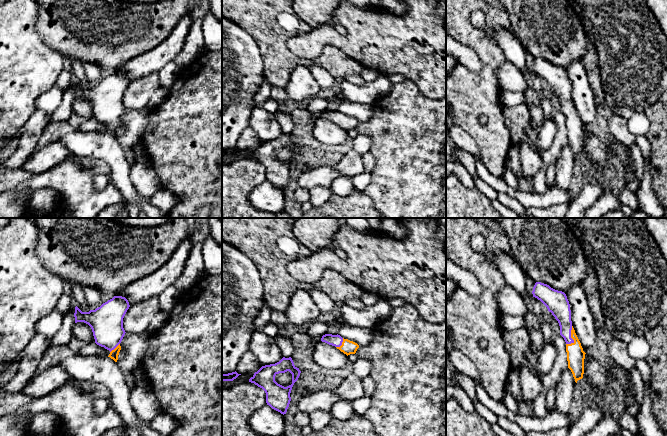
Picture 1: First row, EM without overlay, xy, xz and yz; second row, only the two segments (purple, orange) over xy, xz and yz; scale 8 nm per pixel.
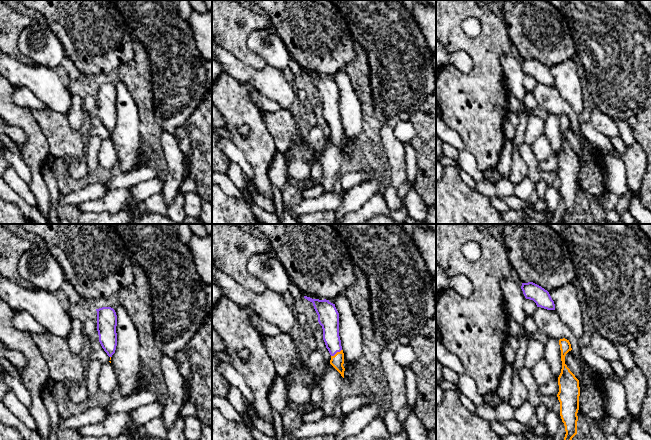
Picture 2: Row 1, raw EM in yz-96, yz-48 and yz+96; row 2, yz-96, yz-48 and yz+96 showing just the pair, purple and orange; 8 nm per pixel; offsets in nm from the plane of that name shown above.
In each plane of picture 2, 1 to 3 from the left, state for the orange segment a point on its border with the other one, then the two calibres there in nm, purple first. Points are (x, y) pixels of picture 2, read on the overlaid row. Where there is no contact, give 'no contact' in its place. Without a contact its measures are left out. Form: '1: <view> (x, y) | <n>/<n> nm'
1: no contact
2: yz-48 (336, 352) | 140/110 nm
3: no contact

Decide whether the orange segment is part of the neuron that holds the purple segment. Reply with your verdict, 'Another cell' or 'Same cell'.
Same cell

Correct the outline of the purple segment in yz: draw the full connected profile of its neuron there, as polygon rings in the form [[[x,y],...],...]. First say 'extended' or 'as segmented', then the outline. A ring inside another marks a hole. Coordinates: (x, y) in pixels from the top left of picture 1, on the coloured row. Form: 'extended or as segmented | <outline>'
extended | [[[541,282],[535,283],[532,294],[547,307],[548,311],[558,321],[560,335],[566,342],[568,368],[577,383],[578,380],[583,378],[586,353],[583,351],[572,326],[570,304],[566,294]]]

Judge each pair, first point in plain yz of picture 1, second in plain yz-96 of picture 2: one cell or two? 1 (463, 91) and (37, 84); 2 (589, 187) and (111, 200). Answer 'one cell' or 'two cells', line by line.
1: two cells
2: two cells

